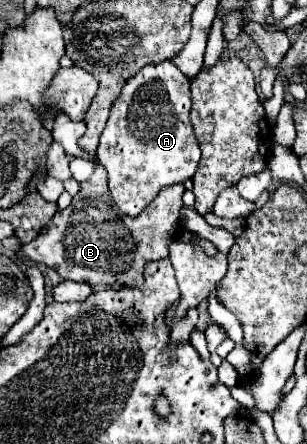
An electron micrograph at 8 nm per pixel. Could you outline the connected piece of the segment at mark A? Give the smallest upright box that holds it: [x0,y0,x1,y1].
[96,61,200,217]

